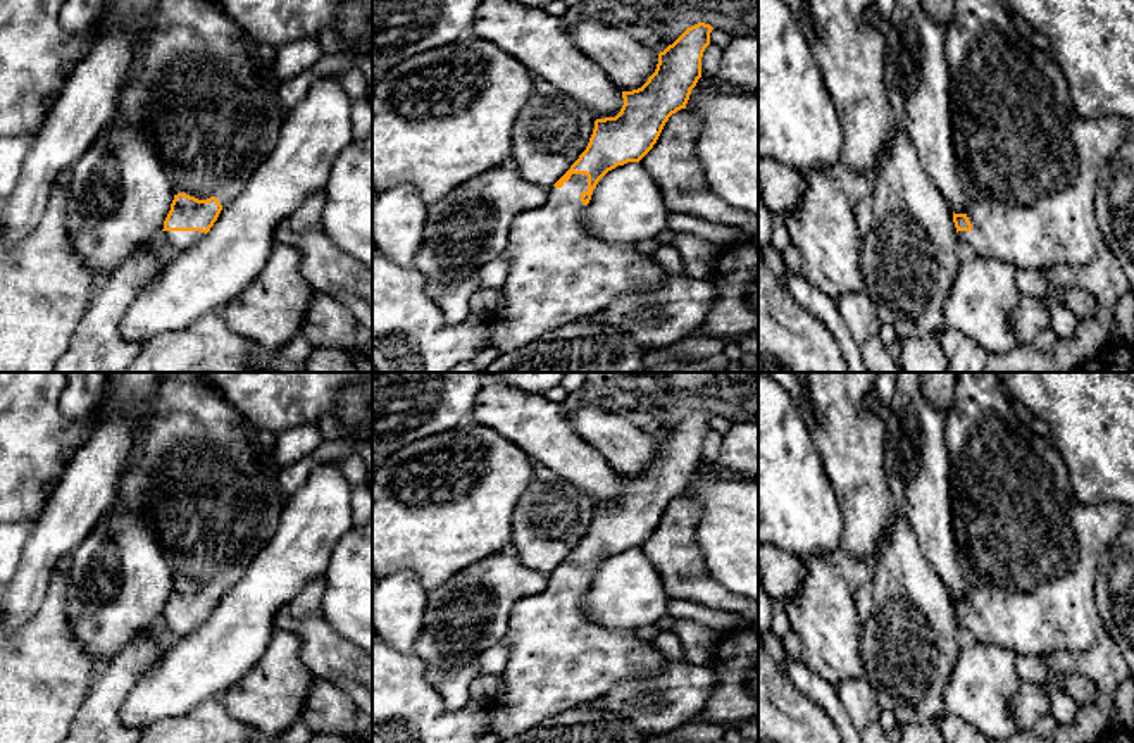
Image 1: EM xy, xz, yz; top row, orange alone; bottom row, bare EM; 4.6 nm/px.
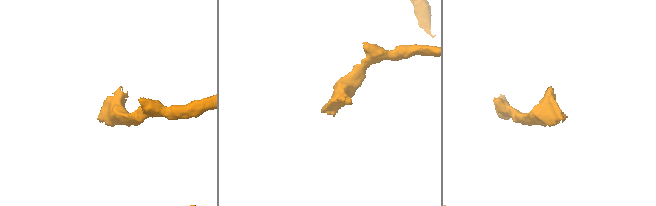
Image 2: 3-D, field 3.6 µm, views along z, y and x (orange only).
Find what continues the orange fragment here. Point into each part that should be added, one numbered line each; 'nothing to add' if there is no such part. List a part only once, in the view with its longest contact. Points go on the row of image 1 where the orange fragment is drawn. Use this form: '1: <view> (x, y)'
1: xz (557, 271)

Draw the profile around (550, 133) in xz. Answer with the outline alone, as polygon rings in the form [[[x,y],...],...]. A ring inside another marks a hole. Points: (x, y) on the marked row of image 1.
[[[534,93],[514,122],[510,160],[526,181],[550,190],[586,150],[595,121],[595,112],[569,95]]]

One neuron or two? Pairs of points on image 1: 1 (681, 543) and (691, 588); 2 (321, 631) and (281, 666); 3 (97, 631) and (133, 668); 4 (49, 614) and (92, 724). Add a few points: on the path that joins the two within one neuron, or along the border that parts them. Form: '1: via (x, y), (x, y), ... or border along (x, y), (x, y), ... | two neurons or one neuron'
1: via (681, 554), (686, 578) | one neuron
2: border along (276, 628), (300, 640), (300, 661), (316, 676) | two neurons
3: border along (150, 628), (138, 633), (104, 668) | two neurons
4: border along (104, 668), (69, 724) | two neurons

